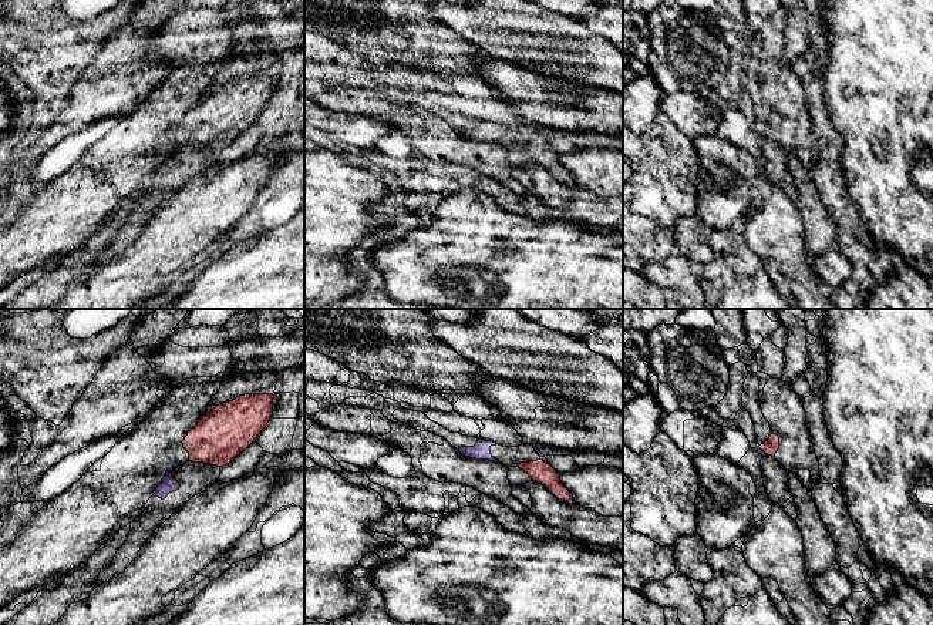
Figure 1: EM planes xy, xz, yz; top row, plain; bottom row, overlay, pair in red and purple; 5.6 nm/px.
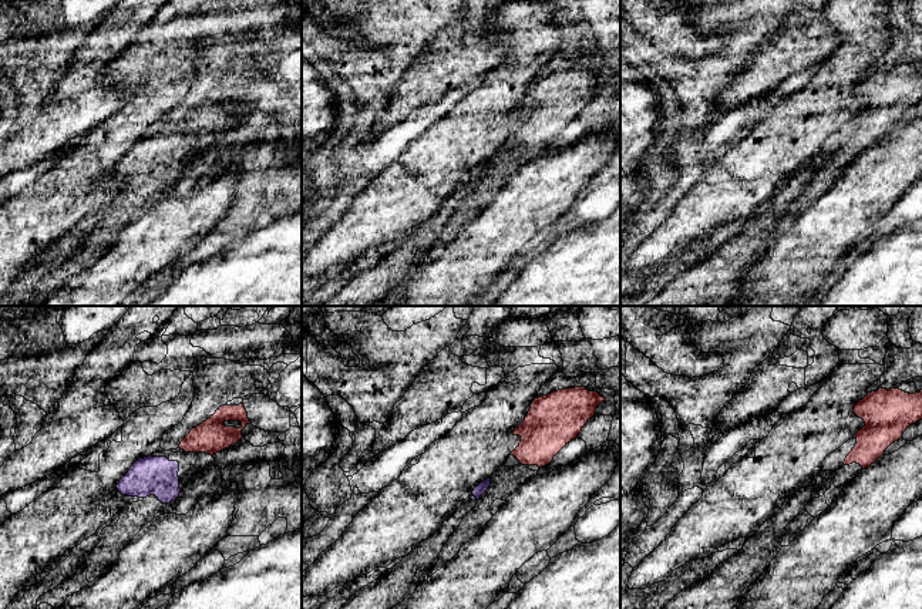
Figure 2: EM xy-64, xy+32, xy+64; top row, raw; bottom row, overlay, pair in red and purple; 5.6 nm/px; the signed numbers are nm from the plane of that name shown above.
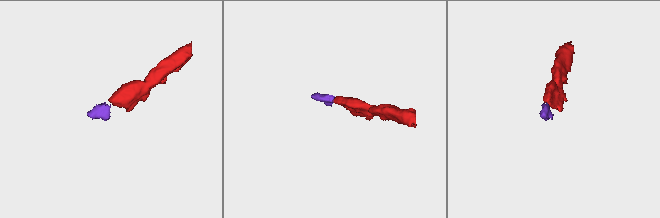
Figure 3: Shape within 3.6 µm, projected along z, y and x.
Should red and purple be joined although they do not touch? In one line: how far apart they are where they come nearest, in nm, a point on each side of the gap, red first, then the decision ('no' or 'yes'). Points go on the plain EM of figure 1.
60 nm | xy (189, 141), (179, 147) | yes

